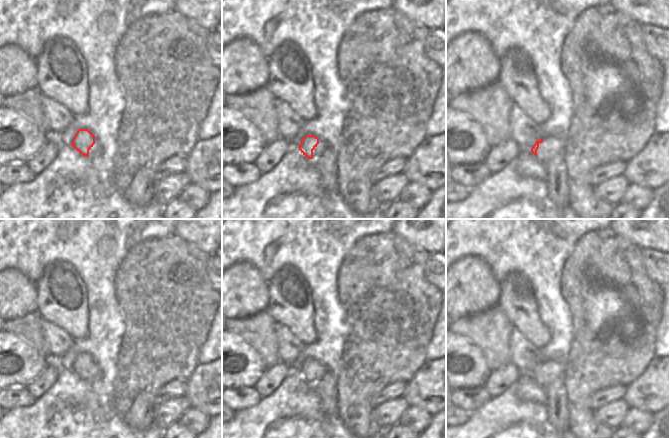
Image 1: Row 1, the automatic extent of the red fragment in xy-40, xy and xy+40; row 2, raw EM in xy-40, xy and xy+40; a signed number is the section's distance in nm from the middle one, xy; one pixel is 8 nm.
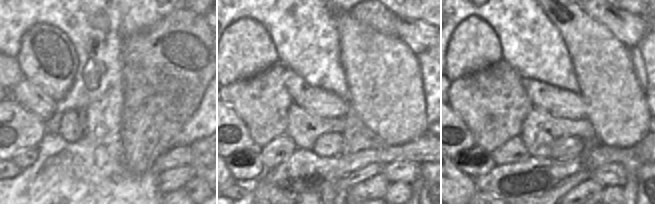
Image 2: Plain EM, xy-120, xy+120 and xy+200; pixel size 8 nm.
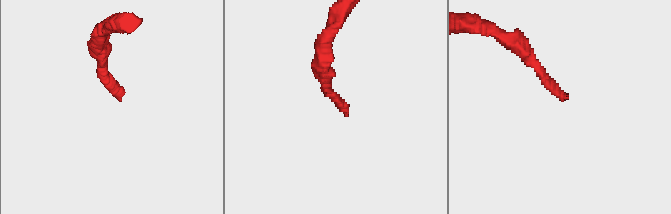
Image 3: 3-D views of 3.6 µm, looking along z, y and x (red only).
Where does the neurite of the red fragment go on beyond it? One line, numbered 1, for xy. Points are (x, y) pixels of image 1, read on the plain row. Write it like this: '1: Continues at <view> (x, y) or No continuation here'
1: Continues at xy (322, 370)

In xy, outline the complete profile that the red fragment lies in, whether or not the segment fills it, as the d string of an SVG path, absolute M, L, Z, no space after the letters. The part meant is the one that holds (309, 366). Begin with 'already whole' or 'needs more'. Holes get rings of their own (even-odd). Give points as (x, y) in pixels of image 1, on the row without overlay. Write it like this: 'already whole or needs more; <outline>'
needs more; M306 359L299 370L301 377L308 383L316 383L323 379L329 370L325 365L314 359Z

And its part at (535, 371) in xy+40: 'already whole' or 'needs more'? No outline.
needs more

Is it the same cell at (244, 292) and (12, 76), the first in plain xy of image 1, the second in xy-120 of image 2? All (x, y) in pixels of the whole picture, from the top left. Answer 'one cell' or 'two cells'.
one cell

